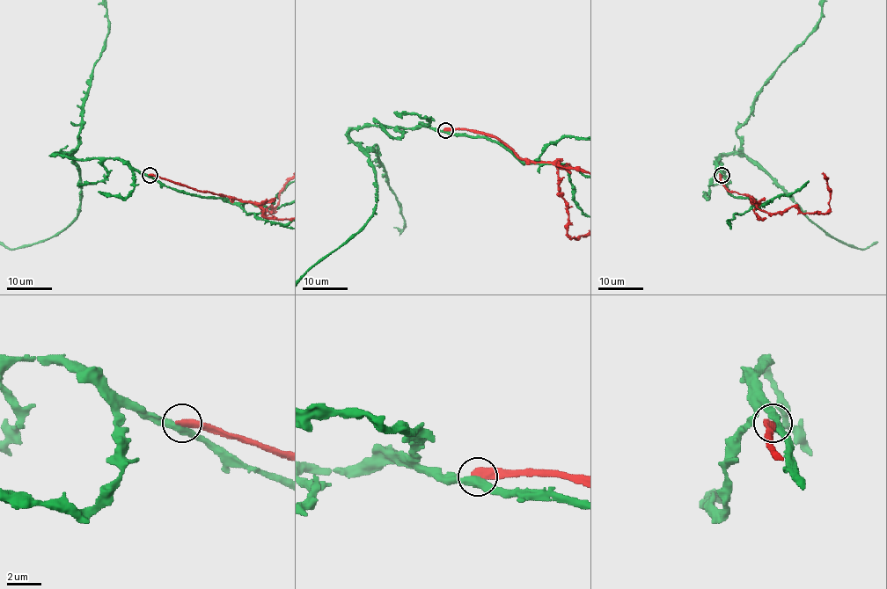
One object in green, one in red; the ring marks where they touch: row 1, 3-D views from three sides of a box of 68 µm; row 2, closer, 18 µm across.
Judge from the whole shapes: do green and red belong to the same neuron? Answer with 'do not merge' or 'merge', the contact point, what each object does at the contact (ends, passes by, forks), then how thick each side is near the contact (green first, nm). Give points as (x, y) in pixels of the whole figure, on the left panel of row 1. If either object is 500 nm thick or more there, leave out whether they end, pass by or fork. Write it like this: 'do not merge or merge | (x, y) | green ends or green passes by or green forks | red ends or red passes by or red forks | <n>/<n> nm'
do not merge | (150, 175) | 400/500 nm

